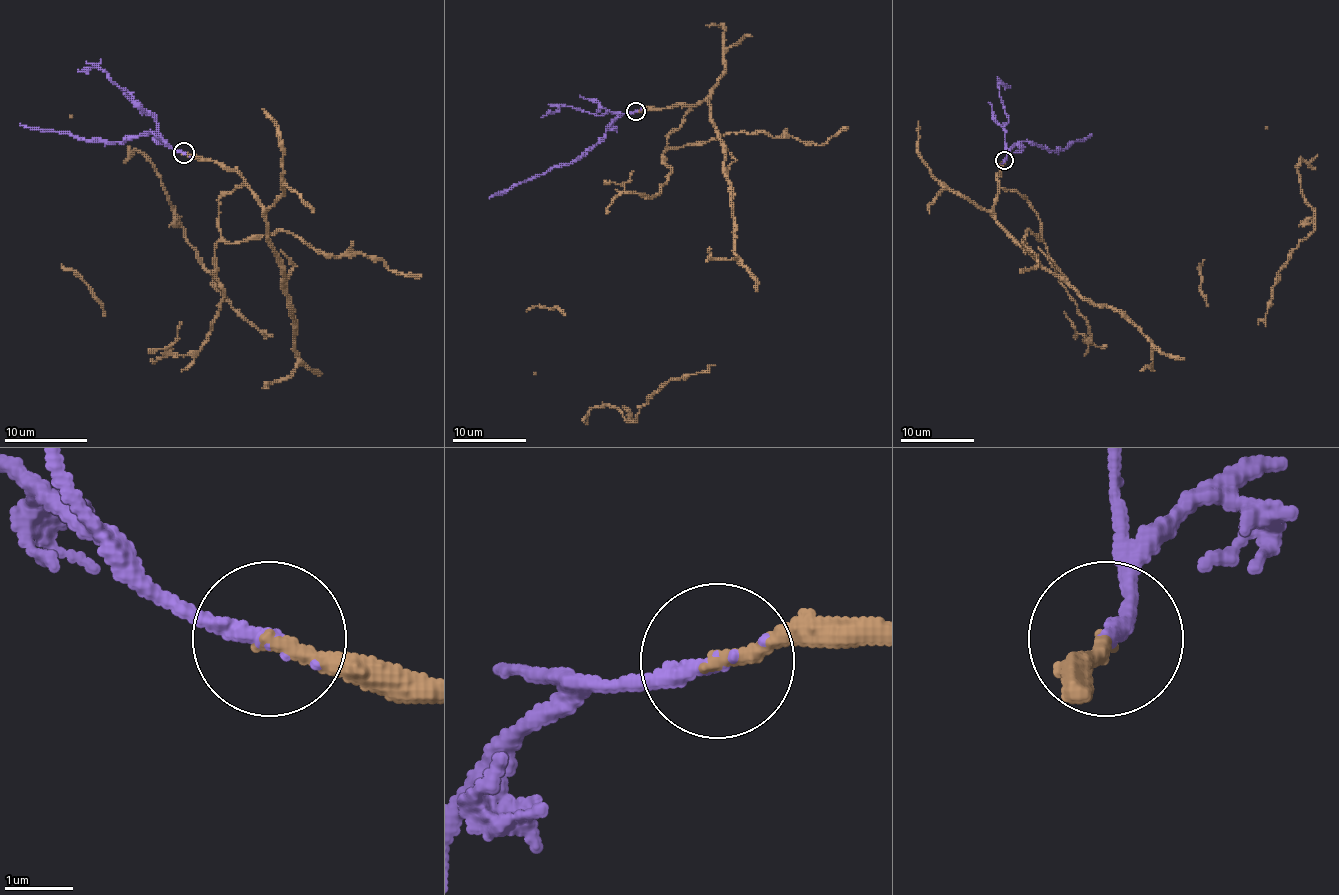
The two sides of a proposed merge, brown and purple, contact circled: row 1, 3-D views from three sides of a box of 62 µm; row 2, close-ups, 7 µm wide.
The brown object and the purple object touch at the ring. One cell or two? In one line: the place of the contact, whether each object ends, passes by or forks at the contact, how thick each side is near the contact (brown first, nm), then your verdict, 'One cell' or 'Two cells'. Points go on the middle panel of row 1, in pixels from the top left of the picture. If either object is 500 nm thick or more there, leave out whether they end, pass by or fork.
Place: (636, 111). At the ring brown ends. At the ring purple ends. Thickness 240 nm (brown) against 260 nm. One cell

